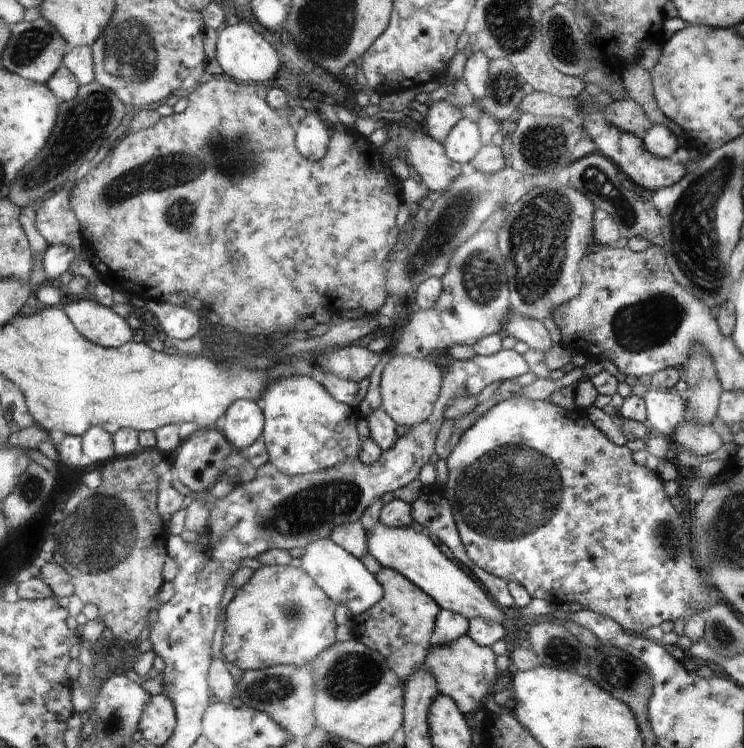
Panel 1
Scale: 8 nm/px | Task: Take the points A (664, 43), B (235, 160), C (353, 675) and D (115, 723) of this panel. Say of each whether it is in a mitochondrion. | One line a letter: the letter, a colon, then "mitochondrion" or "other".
A: other
B: mitochondrion
C: mitochondrion
D: mitochondrion

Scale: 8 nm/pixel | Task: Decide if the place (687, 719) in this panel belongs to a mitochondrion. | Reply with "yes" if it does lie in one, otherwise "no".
no

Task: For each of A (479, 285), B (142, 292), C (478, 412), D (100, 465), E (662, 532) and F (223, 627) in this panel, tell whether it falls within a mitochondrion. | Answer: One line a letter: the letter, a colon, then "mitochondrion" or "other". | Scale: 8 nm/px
A: mitochondrion
B: other
C: other
D: other
E: mitochondrion
F: other

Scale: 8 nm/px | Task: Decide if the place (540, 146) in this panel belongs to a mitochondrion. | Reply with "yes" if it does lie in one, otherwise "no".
yes

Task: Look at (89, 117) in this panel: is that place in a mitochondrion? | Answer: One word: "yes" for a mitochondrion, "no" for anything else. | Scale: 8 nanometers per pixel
yes

